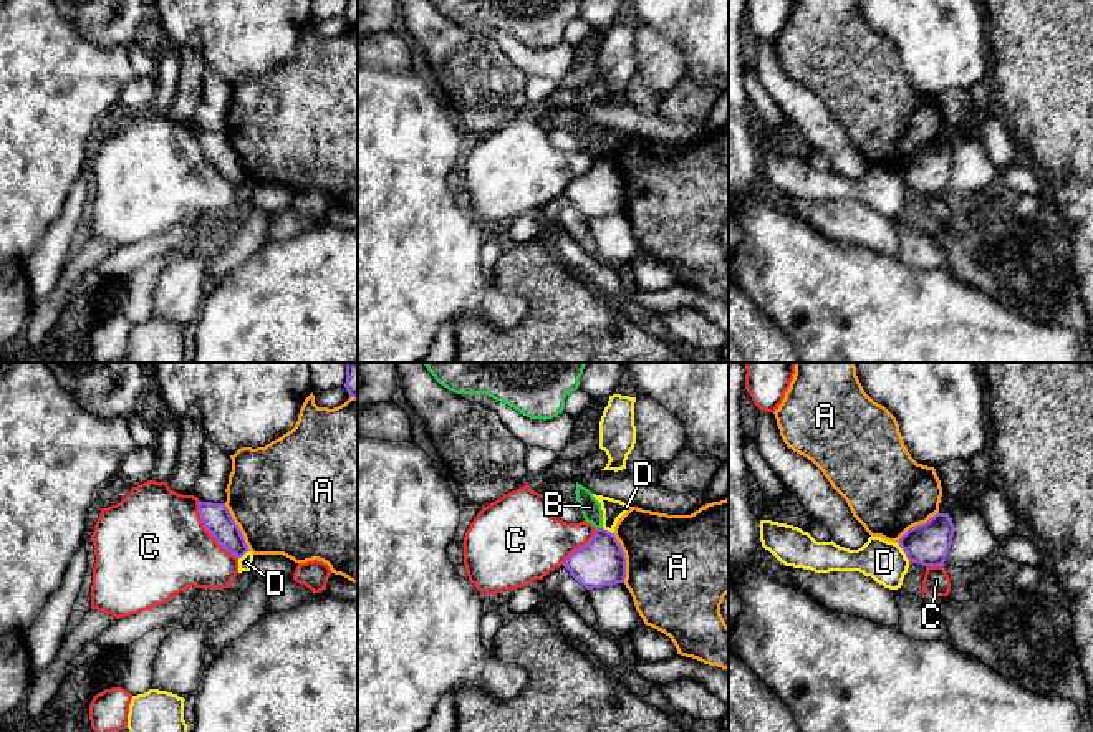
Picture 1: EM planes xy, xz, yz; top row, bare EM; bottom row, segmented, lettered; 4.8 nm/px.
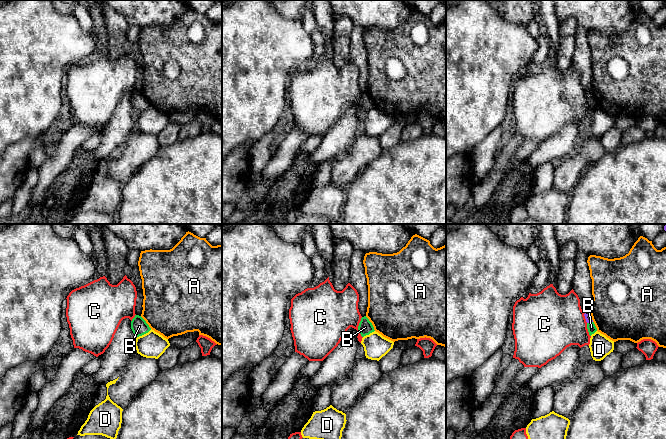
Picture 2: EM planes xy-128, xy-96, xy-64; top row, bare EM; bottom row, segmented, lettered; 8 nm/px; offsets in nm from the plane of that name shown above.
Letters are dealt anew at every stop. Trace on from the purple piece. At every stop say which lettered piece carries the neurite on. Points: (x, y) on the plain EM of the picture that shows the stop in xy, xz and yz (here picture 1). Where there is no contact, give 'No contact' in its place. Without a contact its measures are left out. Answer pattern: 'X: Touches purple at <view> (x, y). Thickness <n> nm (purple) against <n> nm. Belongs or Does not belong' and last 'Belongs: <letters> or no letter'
A: Touches purple at xz (625, 187). Thickness 240 nm (purple) against 480 nm. Does not belong
B: Touches purple at xz (600, 158). Thickness 240 nm (purple) against 100 nm. Does not belong
C: Touches purple at xy (207, 159). Thickness 140 nm (purple) against 480 nm. Does not belong
D: Touches purple at yz (903, 179). Thickness 200 nm (purple) against 200 nm. Does not belong
Belongs: no letter

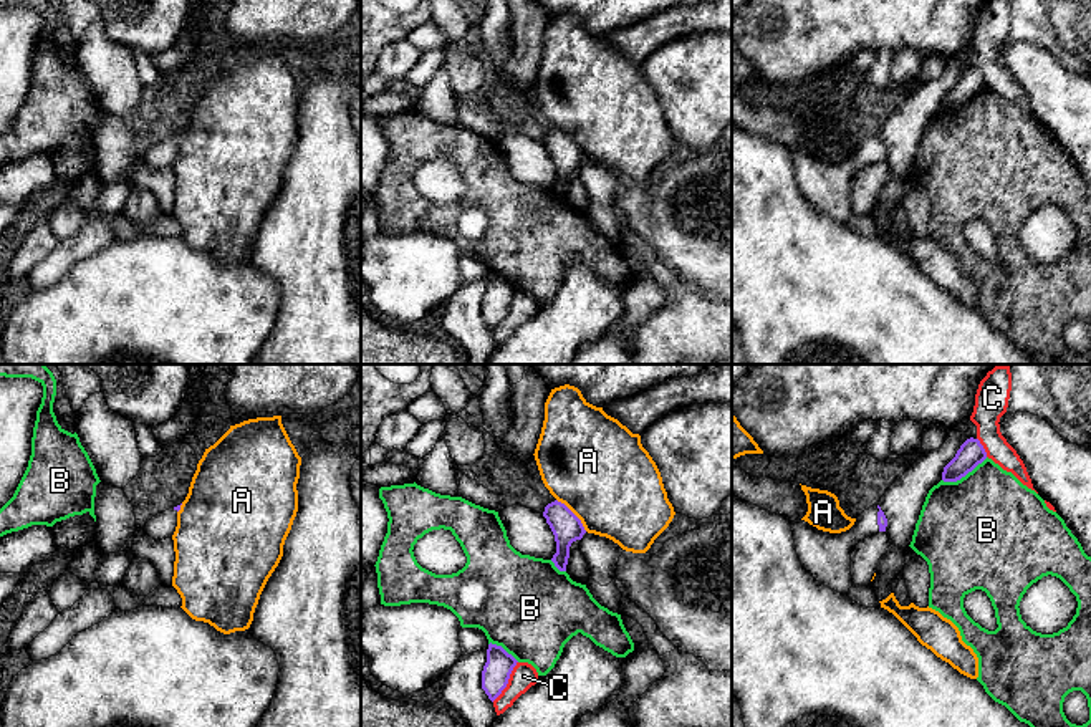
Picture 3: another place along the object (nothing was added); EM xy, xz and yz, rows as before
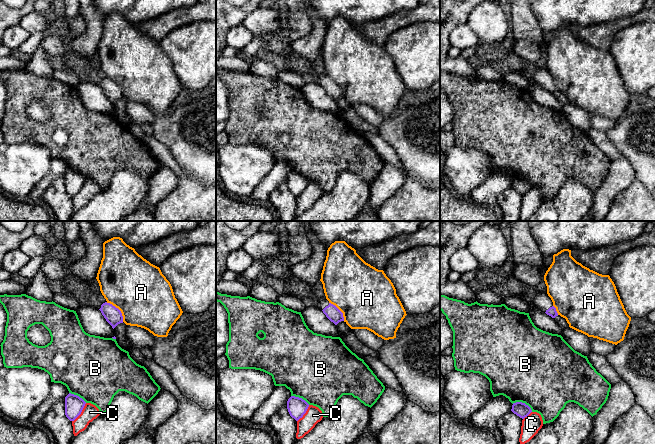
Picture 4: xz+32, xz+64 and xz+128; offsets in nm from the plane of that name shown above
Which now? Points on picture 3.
A: Touches purple at xz (573, 143). Thickness 150 nm (purple) against 480 nm. Does not belong
B: Touches purple at yz (964, 105). Thickness 120 nm (purple) against 480 nm. Does not belong
C: Touches purple at xz (507, 310). Thickness 140 nm (purple) against 120 nm. Does not belong
Belongs: no letter

